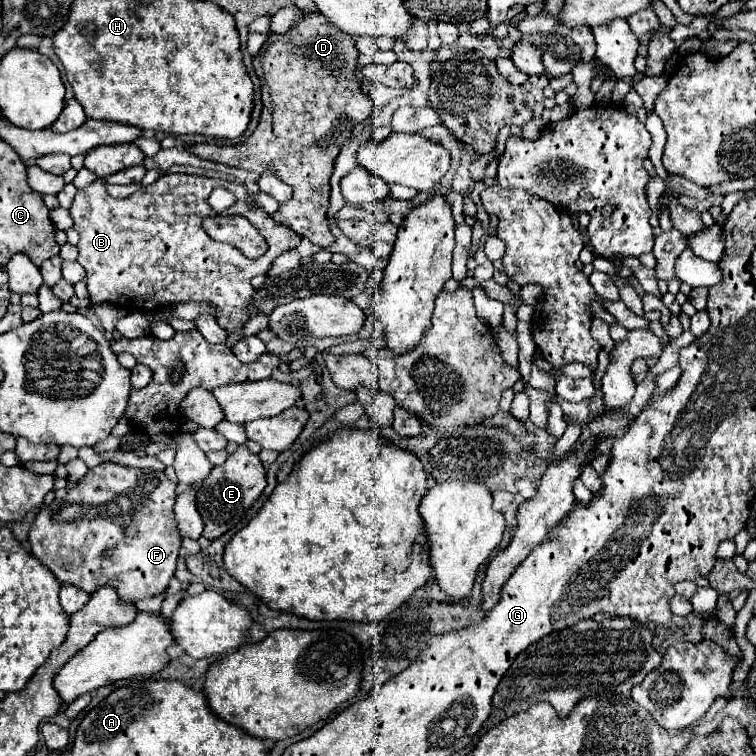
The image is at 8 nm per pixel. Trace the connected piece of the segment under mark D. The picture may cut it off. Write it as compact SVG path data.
M307 11L305 17L301 17L299 21L301 23L295 23L285 35L269 35L265 47L253 59L255 75L259 77L259 81L267 81L271 97L271 105L265 111L265 115L261 115L253 135L237 145L195 145L191 147L191 151L203 159L243 167L257 173L265 171L267 165L273 165L279 177L293 189L291 199L279 207L277 213L279 223L287 225L289 229L297 231L299 235L303 235L305 239L309 239L319 247L329 247L335 243L327 219L329 177L333 173L333 163L343 143L349 141L353 127L373 113L373 101L357 85L353 75L353 69L357 65L357 49L353 37L341 35L337 27L329 27L329 23L325 23L325 17L317 11Z

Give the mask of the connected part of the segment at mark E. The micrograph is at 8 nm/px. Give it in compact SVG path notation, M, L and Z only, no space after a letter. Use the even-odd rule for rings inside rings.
M243 445L233 455L229 455L229 459L223 465L213 467L211 475L197 489L197 509L205 523L203 537L213 541L221 537L223 533L227 533L231 527L235 527L245 515L245 511L253 505L253 501L263 493L265 485L267 485L265 467L259 455L251 453Z

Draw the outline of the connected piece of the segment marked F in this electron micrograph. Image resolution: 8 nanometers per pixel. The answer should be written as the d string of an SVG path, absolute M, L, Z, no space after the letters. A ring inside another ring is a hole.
M101 463L89 469L87 475L73 489L67 491L67 501L55 499L57 505L45 505L37 513L29 533L31 551L47 569L51 569L51 573L59 581L73 583L87 593L97 591L97 587L101 585L113 585L117 587L121 599L135 603L143 597L163 593L173 579L177 553L181 547L181 537L177 535L173 519L176 487L177 484L159 471L133 469L117 463Z

